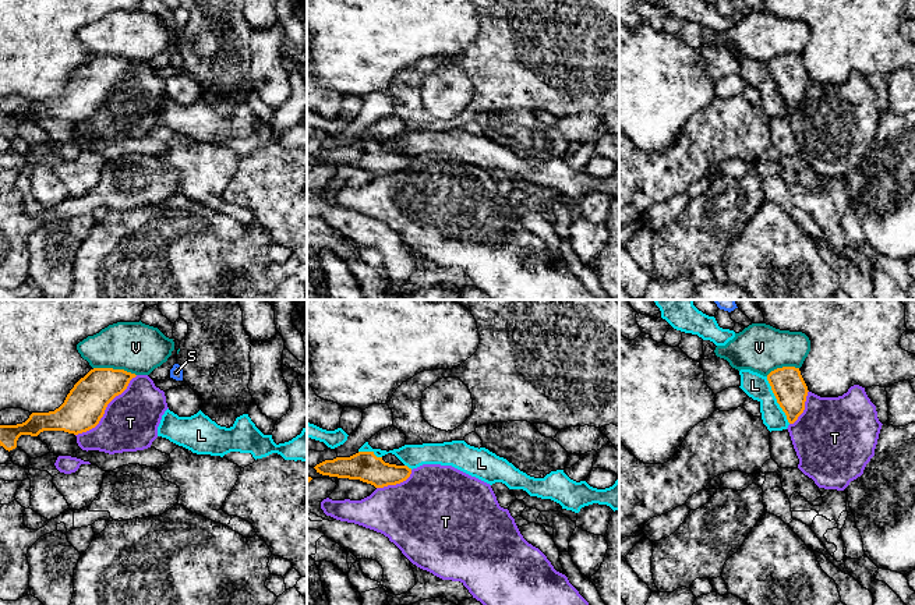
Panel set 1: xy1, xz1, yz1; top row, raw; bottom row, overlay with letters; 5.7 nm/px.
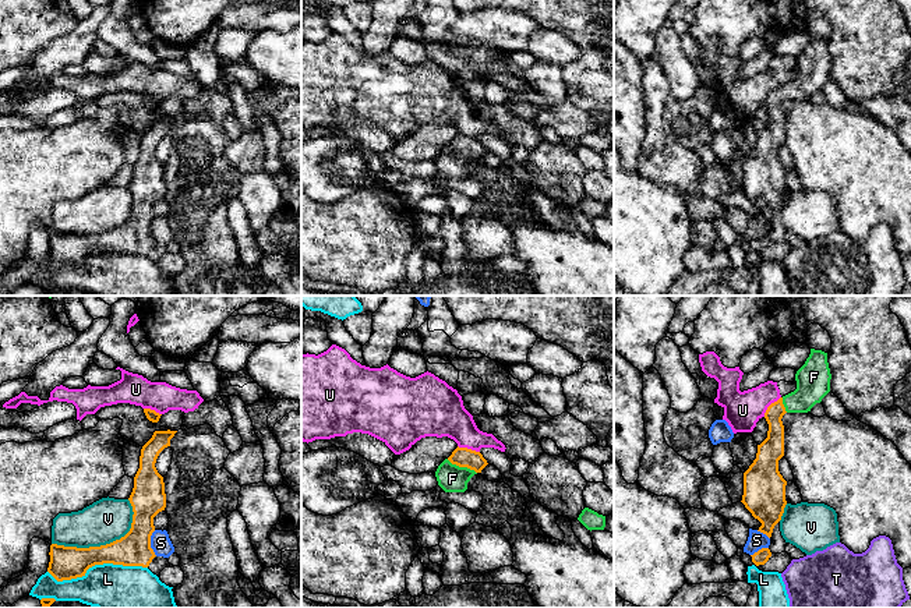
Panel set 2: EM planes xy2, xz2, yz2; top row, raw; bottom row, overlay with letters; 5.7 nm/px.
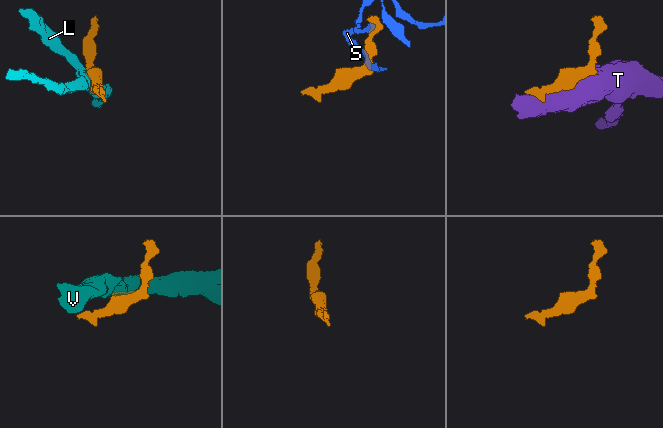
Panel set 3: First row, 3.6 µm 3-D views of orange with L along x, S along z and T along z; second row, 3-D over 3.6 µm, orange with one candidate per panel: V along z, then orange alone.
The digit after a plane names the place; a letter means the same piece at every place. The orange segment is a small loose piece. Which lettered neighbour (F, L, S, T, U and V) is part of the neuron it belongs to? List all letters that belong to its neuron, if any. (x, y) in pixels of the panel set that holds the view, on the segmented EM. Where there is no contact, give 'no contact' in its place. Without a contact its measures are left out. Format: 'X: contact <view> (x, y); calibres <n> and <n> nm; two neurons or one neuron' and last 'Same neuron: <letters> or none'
F: contact xz2 (462, 466); calibres 110 and 160 nm; one neuron
L: contact xy2 (96, 564); calibres 190 and 360 nm; two neurons
S: contact xy2 (149, 543); calibres 190 and 120 nm; two neurons
T: contact xy1 (105, 409); calibres 240 and 320 nm; two neurons
U: contact yz2 (769, 406); calibres 140 and 220 nm; two neurons
V: contact xy2 (106, 544); calibres 190 and 260 nm; two neurons
Same neuron: F

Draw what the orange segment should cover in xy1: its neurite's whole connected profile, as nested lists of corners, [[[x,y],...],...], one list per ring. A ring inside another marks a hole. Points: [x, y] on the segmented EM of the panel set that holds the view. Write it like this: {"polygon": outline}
{"polygon": [[[93,368],[84,378],[81,378],[67,395],[64,403],[49,413],[32,413],[29,418],[17,425],[0,425],[0,446],[6,450],[17,447],[17,441],[21,435],[38,436],[43,431],[64,431],[68,434],[82,434],[95,428],[105,414],[107,404],[119,395],[121,395],[135,374],[124,369],[113,368]]]}

